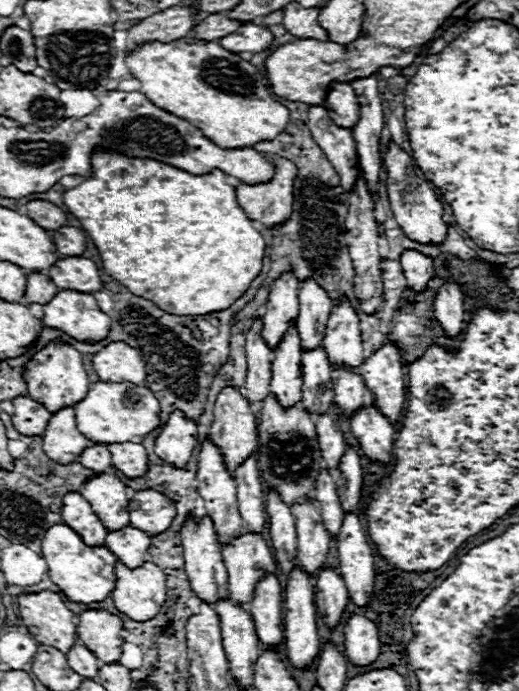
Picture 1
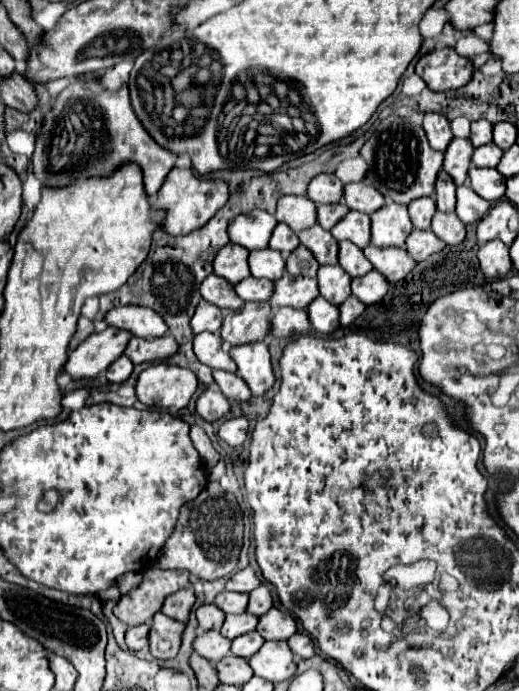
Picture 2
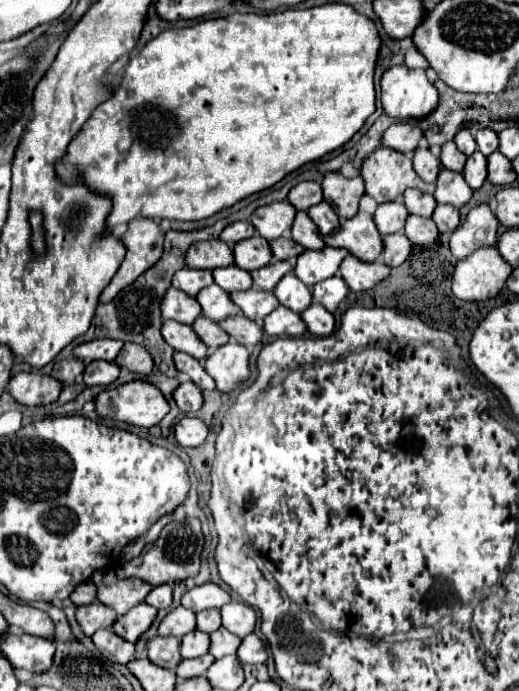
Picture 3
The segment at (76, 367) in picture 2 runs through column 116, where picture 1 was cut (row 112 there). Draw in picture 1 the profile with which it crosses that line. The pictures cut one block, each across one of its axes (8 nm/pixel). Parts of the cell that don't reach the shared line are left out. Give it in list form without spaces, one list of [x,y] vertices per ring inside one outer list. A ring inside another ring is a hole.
[[[332,82],[324,108],[330,112],[330,118],[336,118],[336,124],[352,128],[358,122],[358,98],[348,82]]]

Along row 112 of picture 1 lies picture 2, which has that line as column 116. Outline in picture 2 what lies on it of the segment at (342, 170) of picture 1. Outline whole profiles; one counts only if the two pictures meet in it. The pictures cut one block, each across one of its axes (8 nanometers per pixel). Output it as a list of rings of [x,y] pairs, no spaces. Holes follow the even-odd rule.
[[[140,306],[112,308],[104,316],[104,322],[108,326],[126,330],[138,338],[156,338],[156,336],[162,336],[168,332],[166,324],[162,322],[162,318],[154,310],[140,308]]]

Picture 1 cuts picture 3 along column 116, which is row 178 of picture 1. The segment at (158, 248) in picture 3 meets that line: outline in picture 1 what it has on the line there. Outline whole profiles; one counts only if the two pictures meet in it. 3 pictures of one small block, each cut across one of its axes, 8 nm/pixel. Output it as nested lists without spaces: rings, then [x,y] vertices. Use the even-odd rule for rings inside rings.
[[[272,154],[268,160],[272,160],[276,172],[270,182],[260,184],[244,184],[238,182],[236,196],[240,198],[240,206],[248,210],[248,218],[260,220],[266,228],[278,226],[292,214],[292,182],[296,176],[296,166],[278,156]]]

